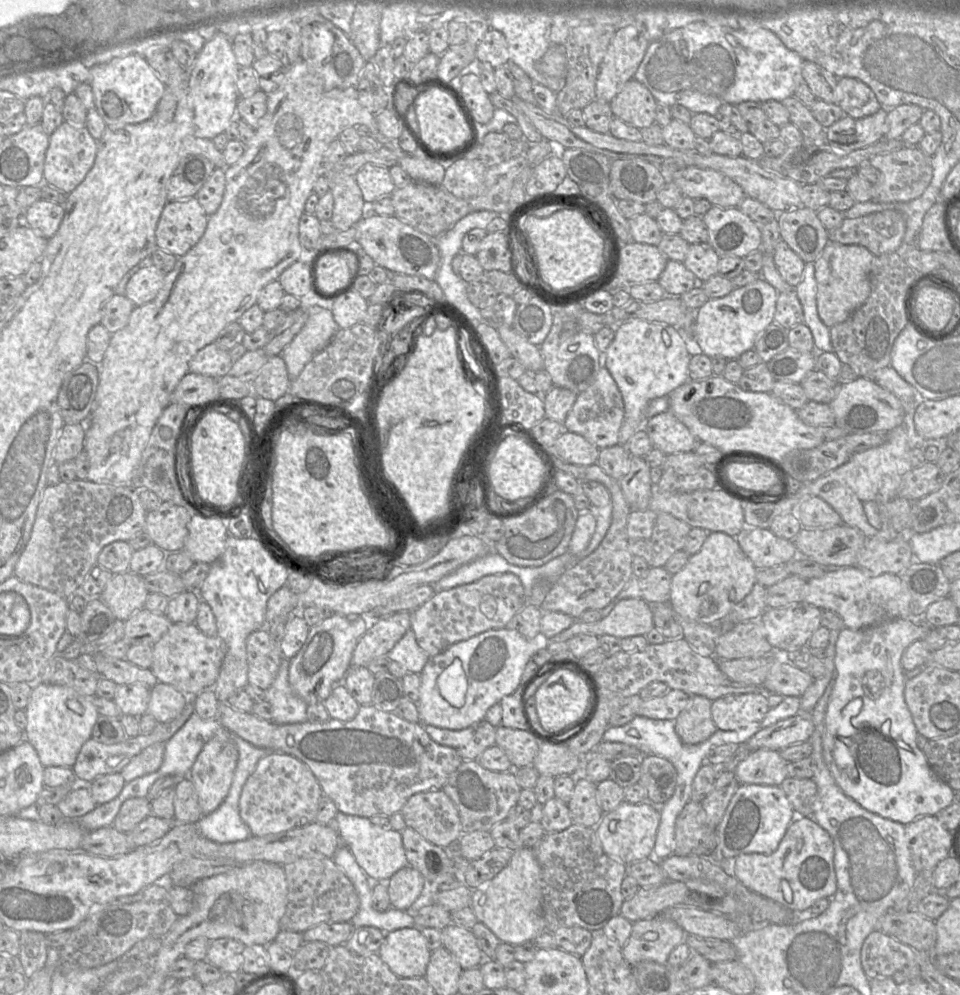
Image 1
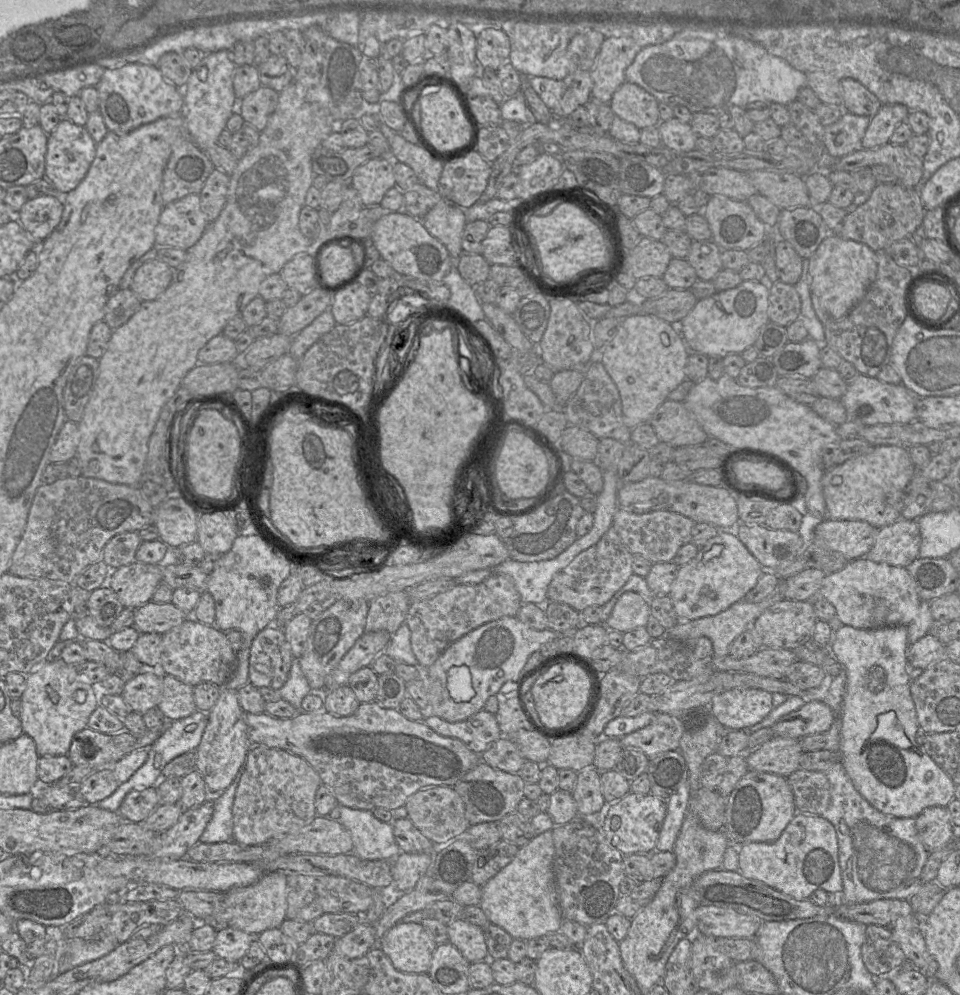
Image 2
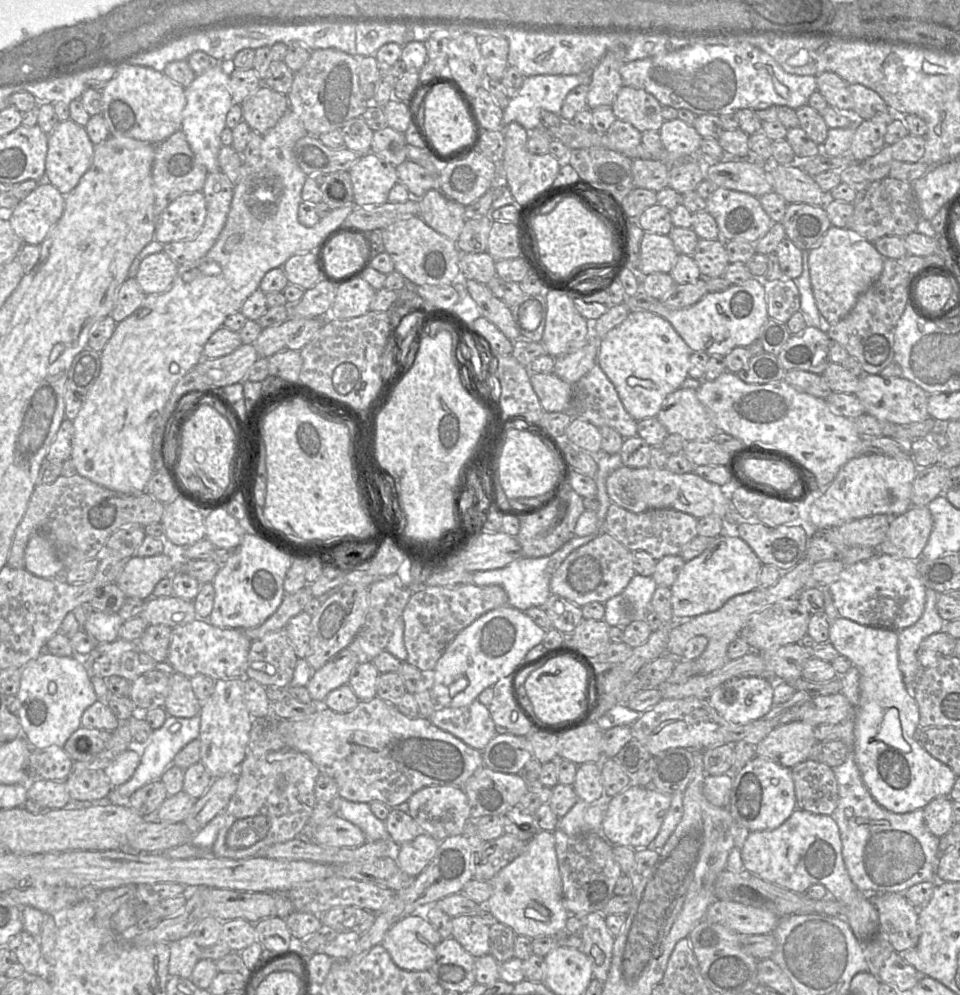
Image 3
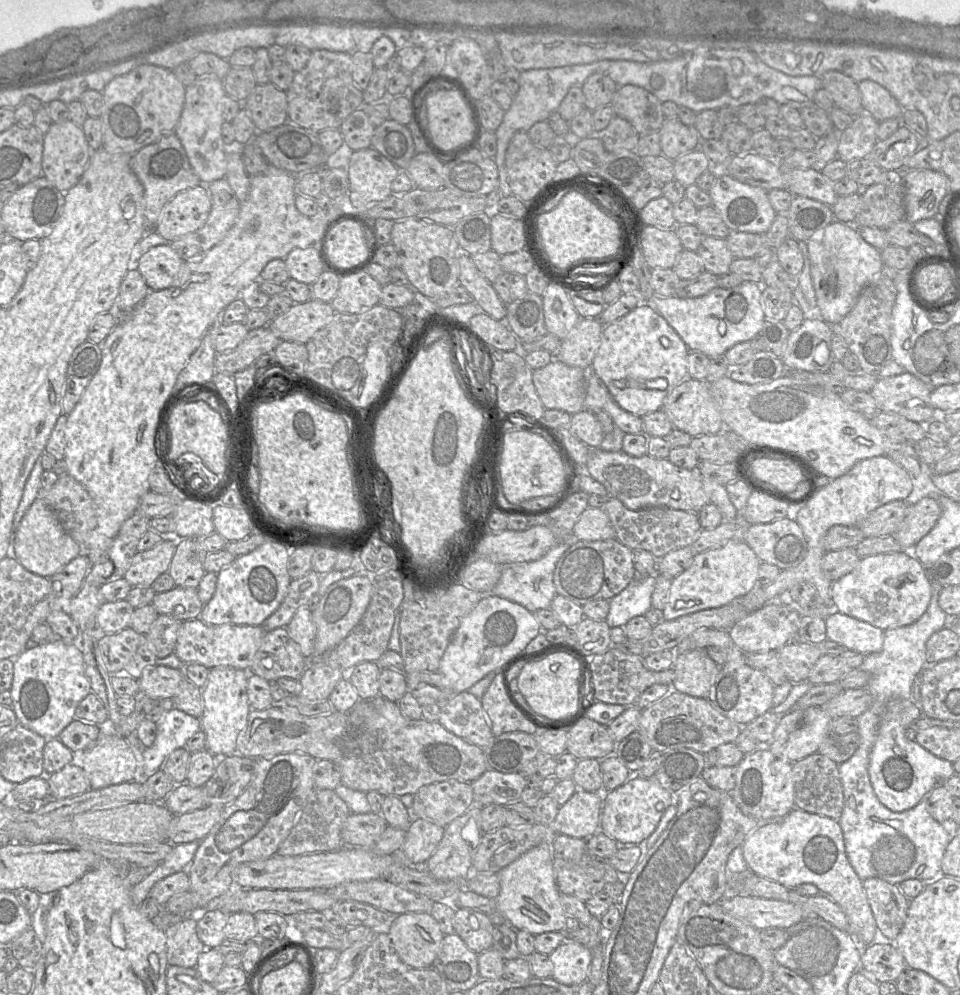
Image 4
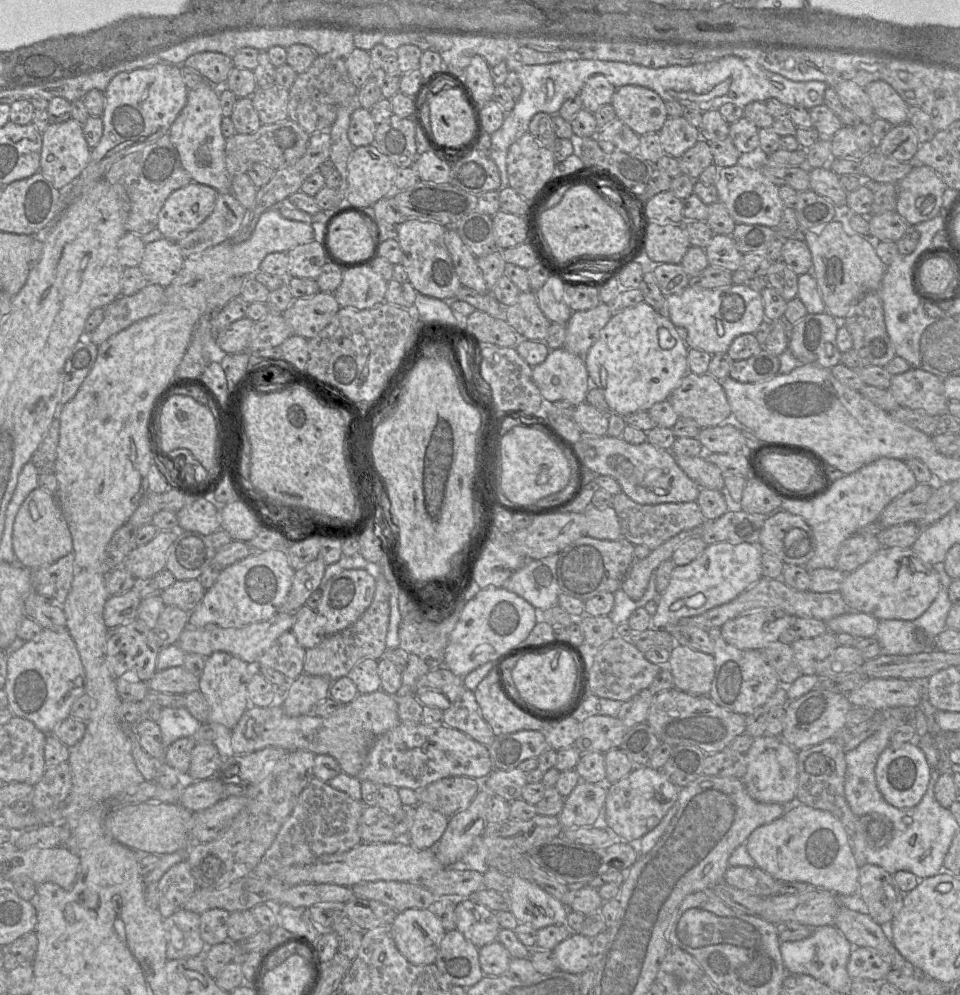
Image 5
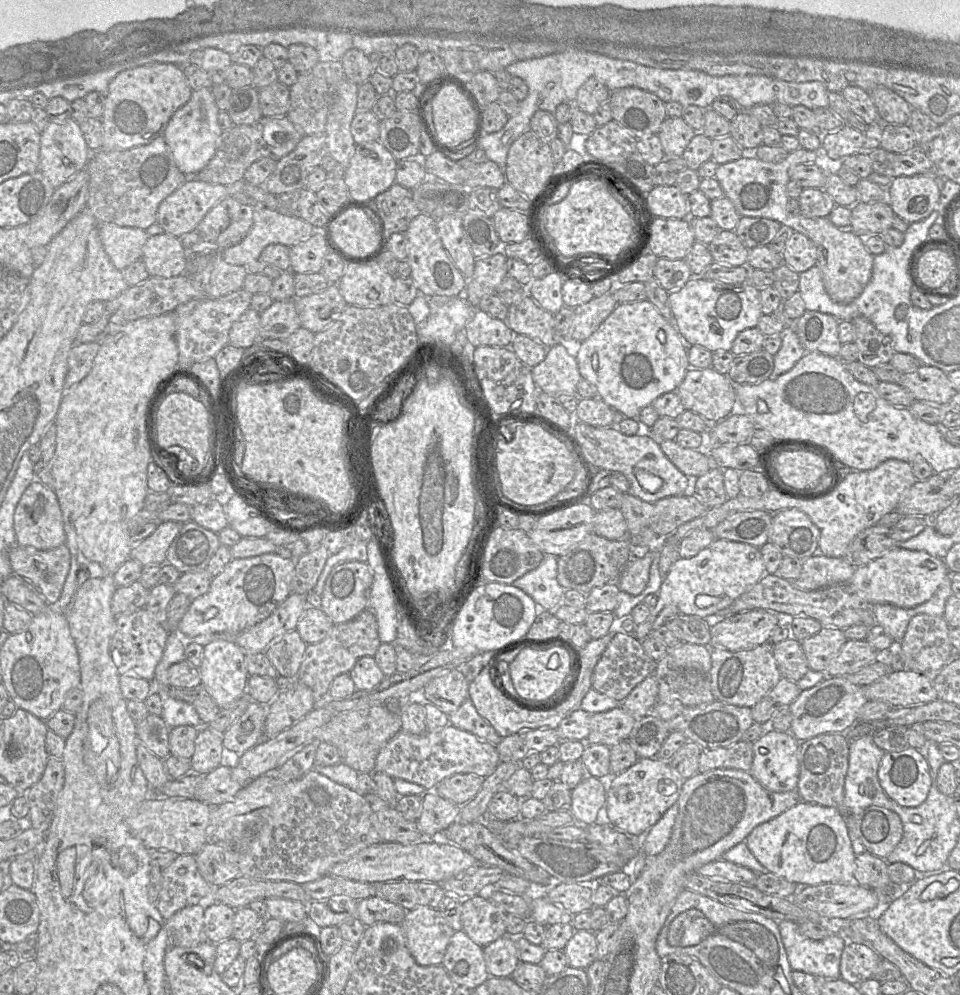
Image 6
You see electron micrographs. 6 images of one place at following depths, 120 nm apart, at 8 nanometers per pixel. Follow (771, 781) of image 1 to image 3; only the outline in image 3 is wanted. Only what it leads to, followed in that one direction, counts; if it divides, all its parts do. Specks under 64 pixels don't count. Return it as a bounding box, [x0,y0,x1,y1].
[756,720,816,769]

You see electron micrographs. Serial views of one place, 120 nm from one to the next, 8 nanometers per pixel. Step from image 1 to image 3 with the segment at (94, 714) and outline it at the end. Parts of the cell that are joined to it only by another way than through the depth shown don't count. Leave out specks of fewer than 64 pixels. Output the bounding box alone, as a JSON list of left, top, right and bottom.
[15,651,98,750]

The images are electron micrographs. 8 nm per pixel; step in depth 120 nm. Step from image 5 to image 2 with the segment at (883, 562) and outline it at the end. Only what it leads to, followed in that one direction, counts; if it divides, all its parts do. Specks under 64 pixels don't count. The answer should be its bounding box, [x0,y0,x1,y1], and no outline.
[817,557,921,629]

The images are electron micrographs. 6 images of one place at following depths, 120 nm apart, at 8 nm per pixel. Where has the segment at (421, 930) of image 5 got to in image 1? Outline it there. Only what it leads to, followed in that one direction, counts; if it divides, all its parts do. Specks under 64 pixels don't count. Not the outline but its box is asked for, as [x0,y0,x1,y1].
[378,926,431,978]

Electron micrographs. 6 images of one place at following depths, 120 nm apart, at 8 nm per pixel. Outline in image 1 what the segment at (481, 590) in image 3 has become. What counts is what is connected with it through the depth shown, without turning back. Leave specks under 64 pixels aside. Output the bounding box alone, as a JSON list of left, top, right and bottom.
[411,575,525,657]

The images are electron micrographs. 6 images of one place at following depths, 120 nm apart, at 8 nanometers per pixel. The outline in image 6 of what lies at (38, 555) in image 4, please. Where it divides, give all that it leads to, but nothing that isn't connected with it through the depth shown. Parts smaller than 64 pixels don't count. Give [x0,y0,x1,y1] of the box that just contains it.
[14,481,66,550]

